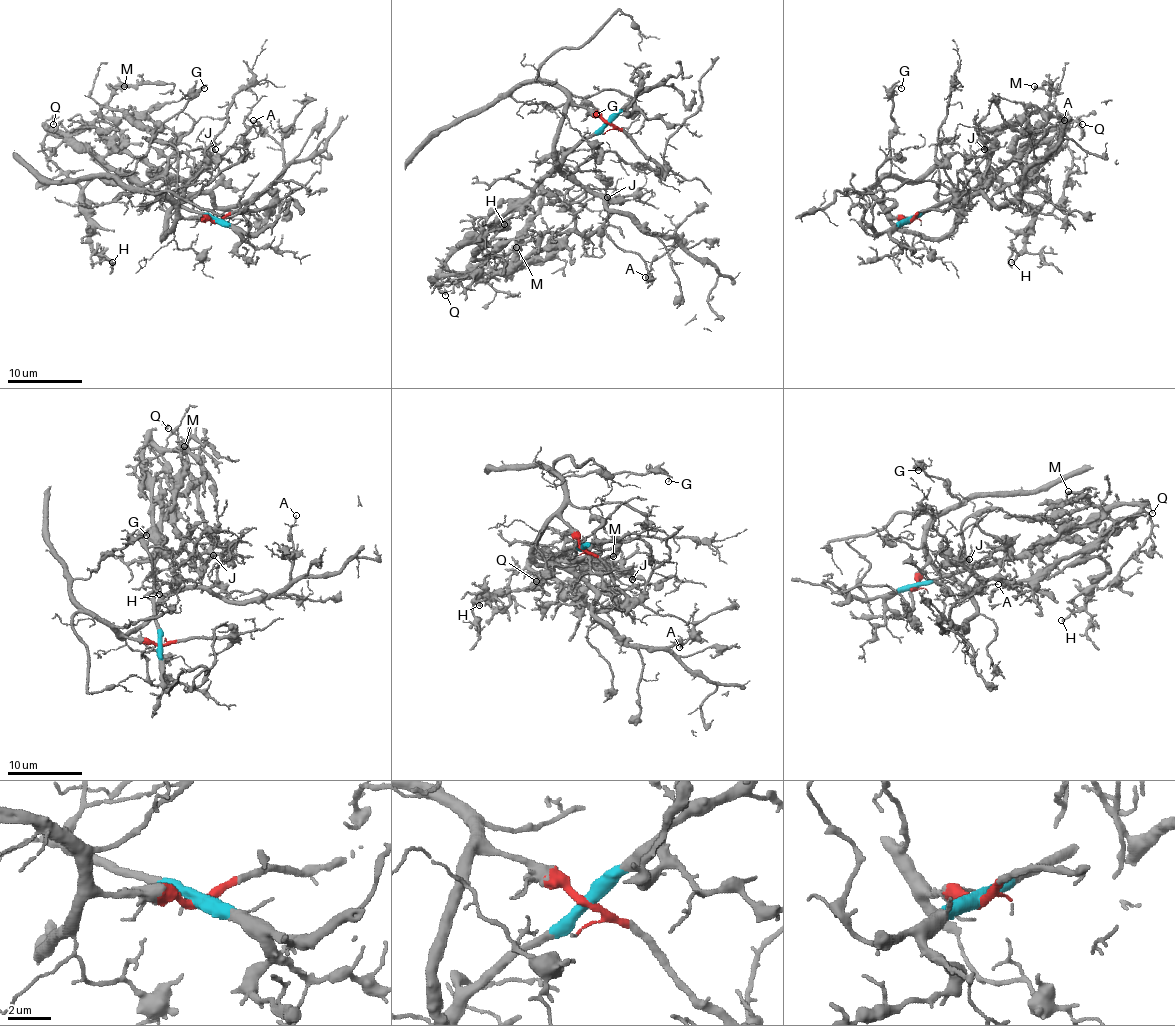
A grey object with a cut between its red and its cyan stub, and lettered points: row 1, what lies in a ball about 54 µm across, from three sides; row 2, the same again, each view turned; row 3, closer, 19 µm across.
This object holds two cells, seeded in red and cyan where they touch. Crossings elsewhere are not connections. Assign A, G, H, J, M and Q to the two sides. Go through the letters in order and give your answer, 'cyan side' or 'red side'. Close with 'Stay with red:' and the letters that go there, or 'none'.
A: red side
G: red side
H: cyan side
J: red side
M: cyan side
Q: cyan side
Stay with red: A, G, J

